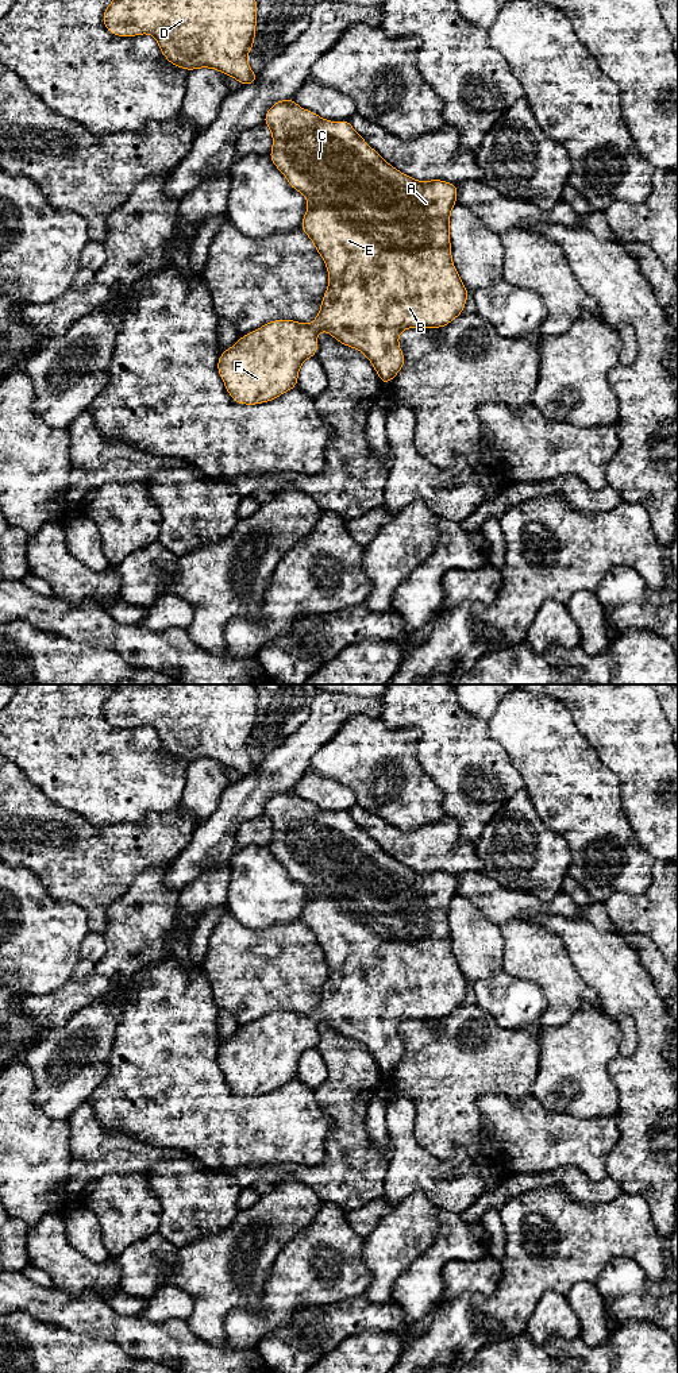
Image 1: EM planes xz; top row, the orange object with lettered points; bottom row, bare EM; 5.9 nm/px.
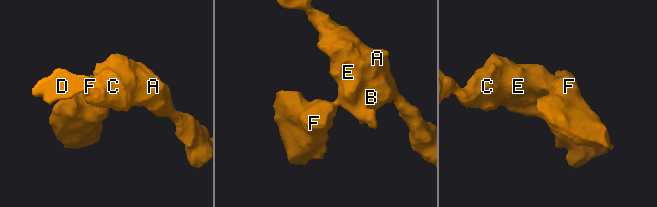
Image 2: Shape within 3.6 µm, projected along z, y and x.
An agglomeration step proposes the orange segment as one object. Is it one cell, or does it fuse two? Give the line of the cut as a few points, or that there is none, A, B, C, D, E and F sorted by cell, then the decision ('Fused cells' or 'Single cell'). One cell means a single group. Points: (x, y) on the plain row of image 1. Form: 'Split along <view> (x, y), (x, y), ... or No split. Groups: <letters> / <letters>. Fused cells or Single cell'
No split. Groups: A B C D E F. Single cell

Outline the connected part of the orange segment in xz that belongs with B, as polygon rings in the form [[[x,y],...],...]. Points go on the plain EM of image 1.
[[[293,790],[274,794],[266,803],[263,814],[273,828],[270,851],[289,876],[307,888],[308,900],[300,919],[324,950],[330,975],[312,1015],[273,1011],[240,1027],[236,1035],[227,1040],[217,1050],[217,1062],[224,1077],[236,1095],[244,1096],[263,1095],[297,1079],[301,1056],[317,1045],[320,1022],[330,1023],[339,1034],[363,1044],[381,1075],[389,1075],[405,1054],[398,1037],[401,1022],[446,1018],[465,1000],[470,983],[452,954],[448,921],[458,876],[442,871],[416,872],[408,868],[384,852],[348,811],[328,813],[298,798]]]

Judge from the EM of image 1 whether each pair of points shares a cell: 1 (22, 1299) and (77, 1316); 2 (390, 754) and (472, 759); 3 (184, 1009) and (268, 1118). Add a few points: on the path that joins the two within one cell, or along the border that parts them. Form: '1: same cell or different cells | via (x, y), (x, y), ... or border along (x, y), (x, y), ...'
1: same cell | via (35, 1302), (41, 1306), (64, 1308)
2: different cells | border along (399, 728), (419, 731), (416, 758), (435, 781)
3: same cell | via (187, 1041), (193, 1063), (235, 1106)

